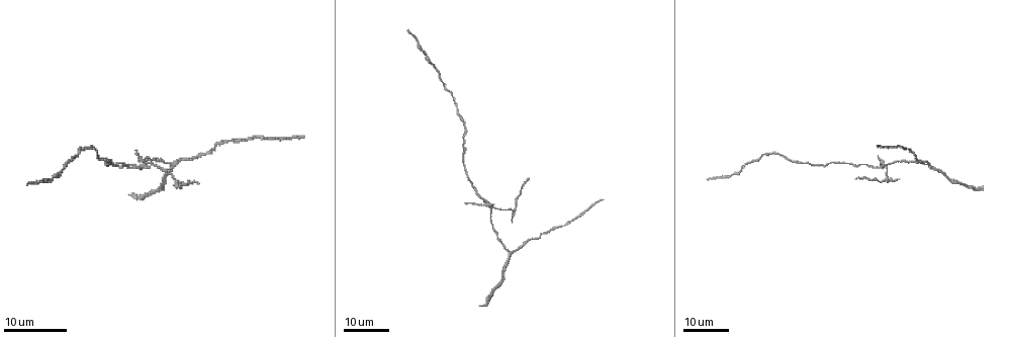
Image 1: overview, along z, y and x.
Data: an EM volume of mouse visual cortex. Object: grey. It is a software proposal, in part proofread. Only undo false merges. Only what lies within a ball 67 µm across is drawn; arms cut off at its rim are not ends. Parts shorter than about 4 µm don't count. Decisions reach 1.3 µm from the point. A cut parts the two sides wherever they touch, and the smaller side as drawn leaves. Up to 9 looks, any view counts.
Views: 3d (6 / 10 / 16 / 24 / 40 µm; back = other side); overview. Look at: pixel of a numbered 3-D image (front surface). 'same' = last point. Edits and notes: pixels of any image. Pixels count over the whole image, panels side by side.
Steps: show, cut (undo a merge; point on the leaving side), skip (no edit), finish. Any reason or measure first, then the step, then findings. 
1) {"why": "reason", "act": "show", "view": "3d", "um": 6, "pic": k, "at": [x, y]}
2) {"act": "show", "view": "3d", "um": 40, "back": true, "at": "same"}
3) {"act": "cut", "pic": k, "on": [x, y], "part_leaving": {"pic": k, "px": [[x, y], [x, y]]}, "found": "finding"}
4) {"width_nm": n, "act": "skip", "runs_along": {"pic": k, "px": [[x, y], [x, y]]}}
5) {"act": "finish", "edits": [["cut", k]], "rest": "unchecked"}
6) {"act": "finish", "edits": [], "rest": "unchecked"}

{"why": "side arm on a straight run", "act": "show", "view": "3d", "um": 16, "pic": 1, "at": [511, 252]}

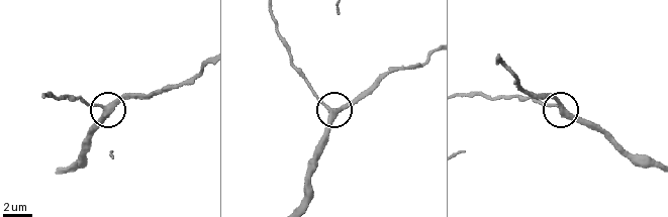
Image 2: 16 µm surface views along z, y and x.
{"why": "closer look", "act": "show", "view": "3d", "um": 10, "pic": 2, "at": [109, 112]}

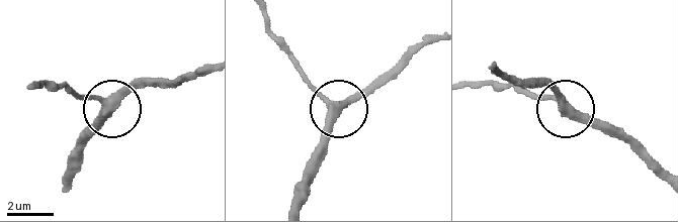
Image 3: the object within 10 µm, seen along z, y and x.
{"act": "show", "view": "3d", "um": 10, "back": true, "pic": 3, "at": [336, 108]}

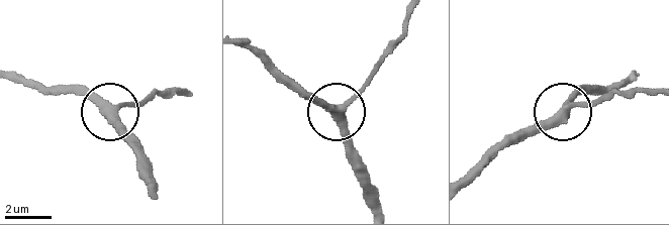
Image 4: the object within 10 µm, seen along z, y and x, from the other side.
{"width_nm": 340, "act": "skip", "runs_along": {"pic": 4, "px": [[409, 16], [370, 80], [338, 109], [345, 144], [363, 165]]}, "found": "continuous, no second neuron"}

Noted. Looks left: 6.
{"act": "show", "view": "3d", "um": 24, "pic": 1, "at": [492, 208]}

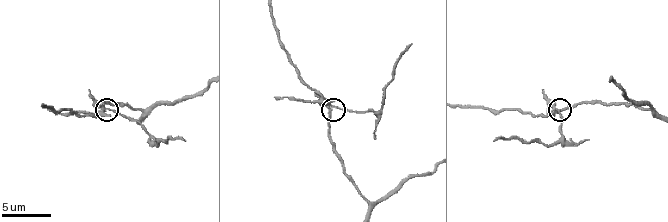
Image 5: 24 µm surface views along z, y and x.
{"act": "show", "view": "3d", "um": 10, "pic": 5, "at": [103, 109]}

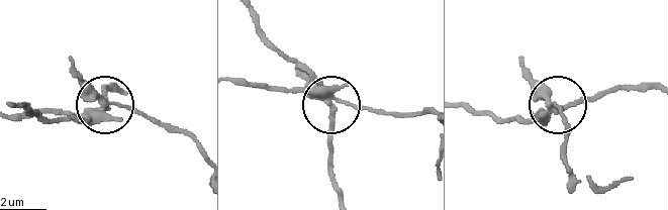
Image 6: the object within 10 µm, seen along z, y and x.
{"width_nm": 220, "act": "cut", "pic": 6, "on": [84, 83], "part_leaving": {"pic": 6, "px": [[93, 116], [120, 104], [173, 125], [201, 150]]}, "found": "two neurons meet here"}

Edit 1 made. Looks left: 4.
{"why": "see it whole again", "act": "show", "view": "overview"}

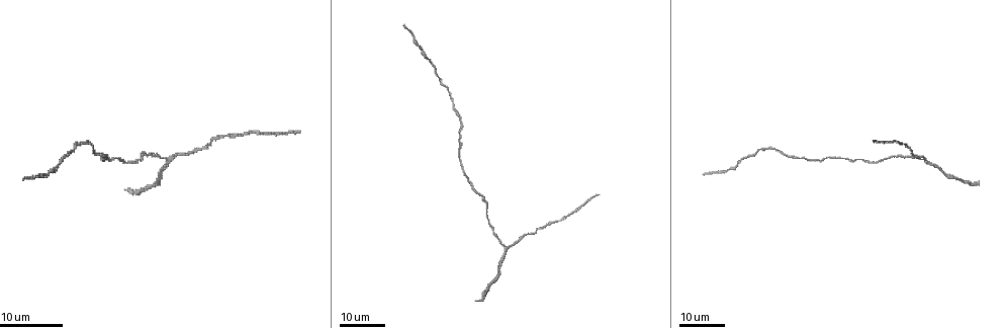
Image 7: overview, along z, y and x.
{"why": "sudden change in width", "act": "show", "view": "3d", "um": 24, "pic": 7, "at": [238, 135]}

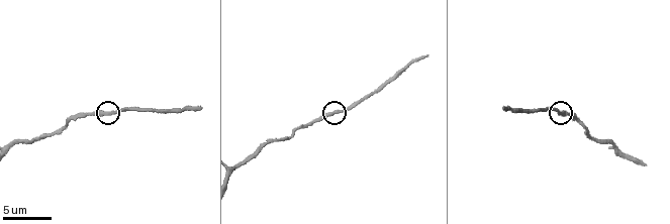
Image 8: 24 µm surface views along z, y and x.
{"act": "show", "view": "3d", "um": 6, "pic": 8, "at": [109, 112]}

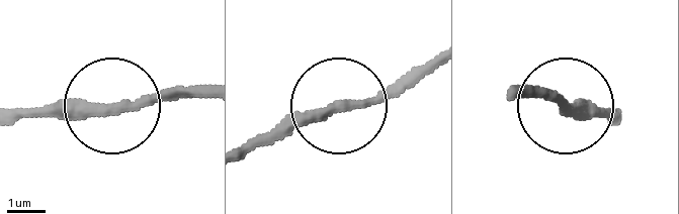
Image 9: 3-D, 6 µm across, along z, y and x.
{"act": "skip", "found": "one neuron here"}

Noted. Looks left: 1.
{"act": "finish", "edits": [["cut", 6]], "rest": "unchecked"}

